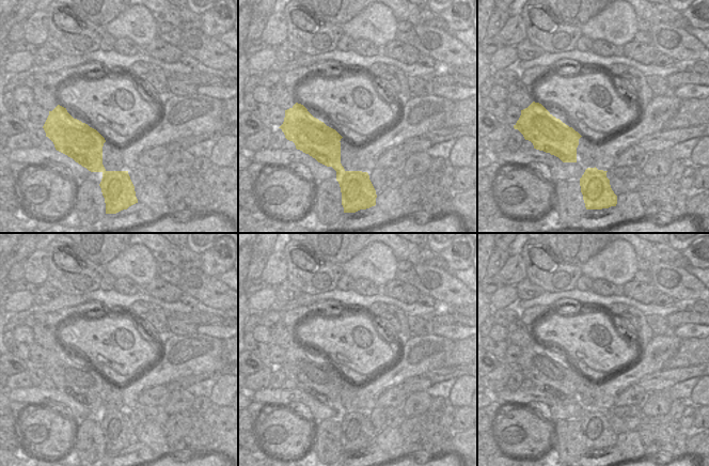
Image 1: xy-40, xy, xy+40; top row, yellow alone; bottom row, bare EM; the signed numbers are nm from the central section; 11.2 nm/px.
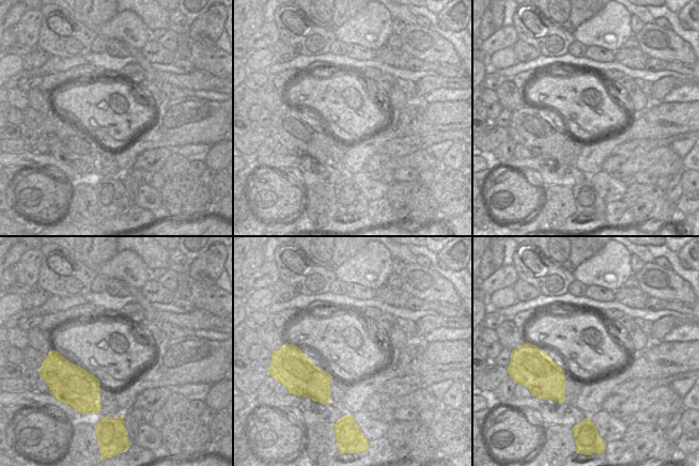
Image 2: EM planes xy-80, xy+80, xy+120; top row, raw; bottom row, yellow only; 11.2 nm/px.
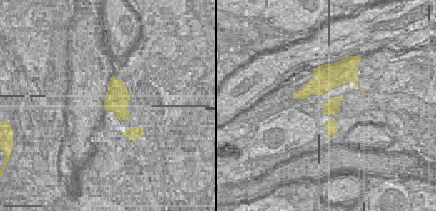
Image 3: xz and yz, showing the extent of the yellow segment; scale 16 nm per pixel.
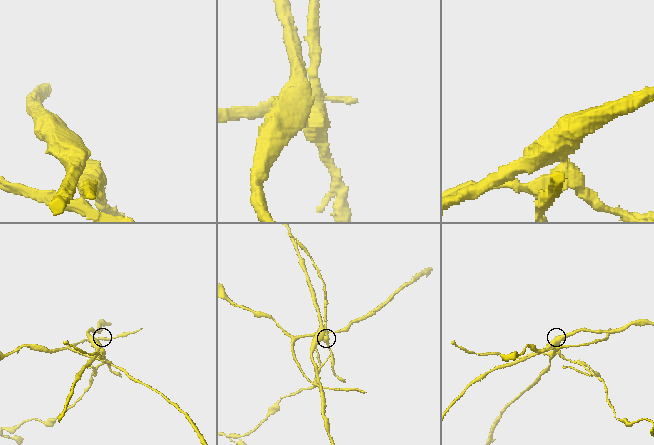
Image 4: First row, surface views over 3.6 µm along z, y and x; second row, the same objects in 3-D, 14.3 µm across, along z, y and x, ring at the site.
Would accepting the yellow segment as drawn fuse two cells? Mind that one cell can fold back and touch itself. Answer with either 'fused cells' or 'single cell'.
fused cells

